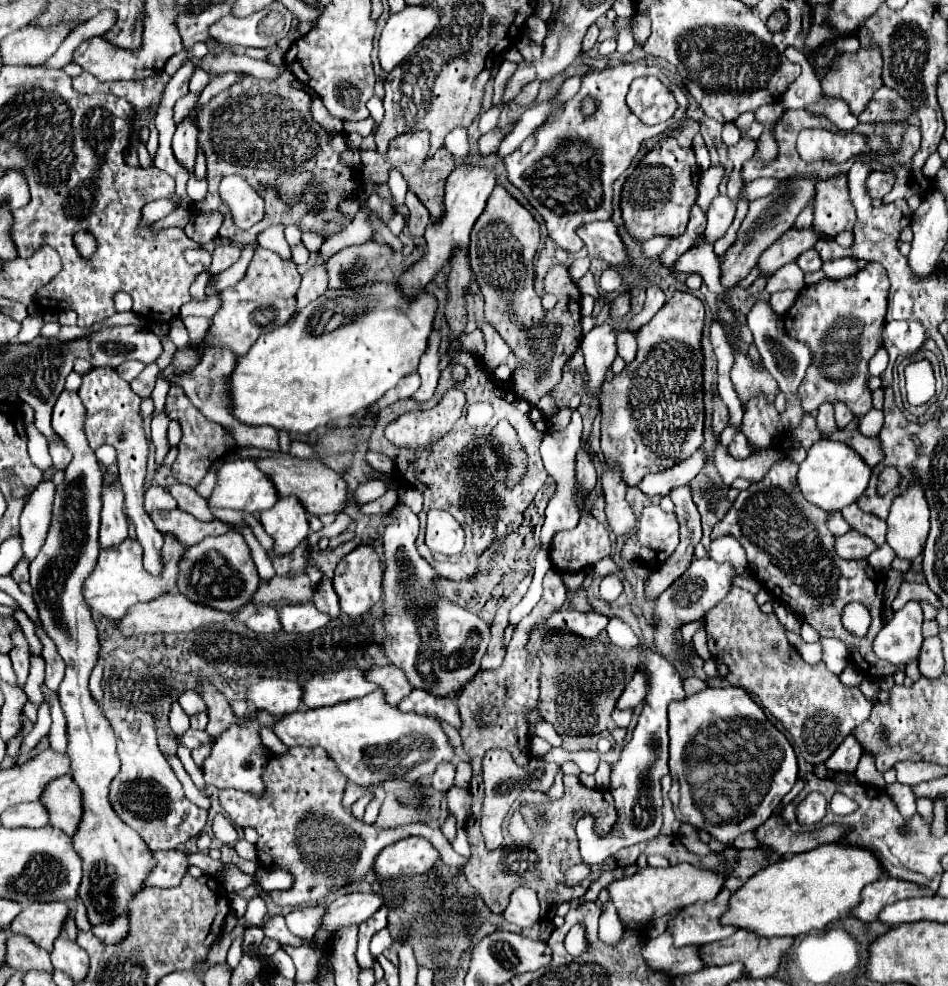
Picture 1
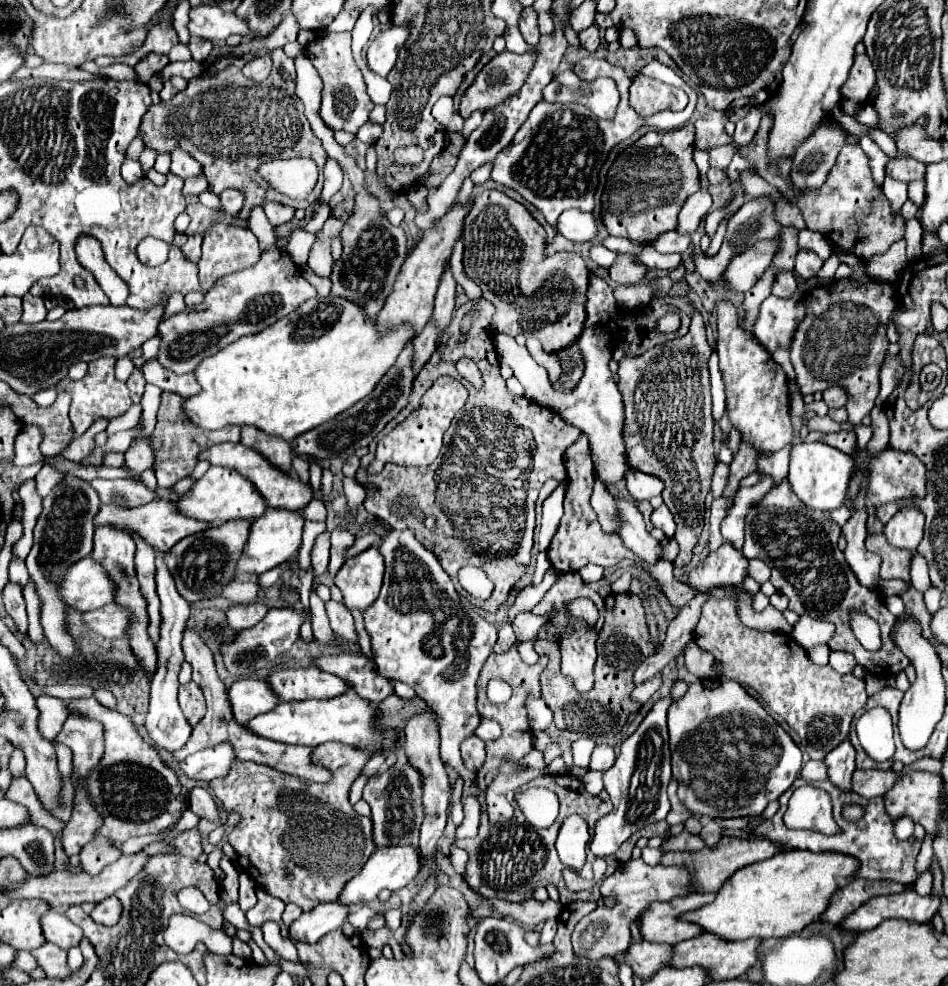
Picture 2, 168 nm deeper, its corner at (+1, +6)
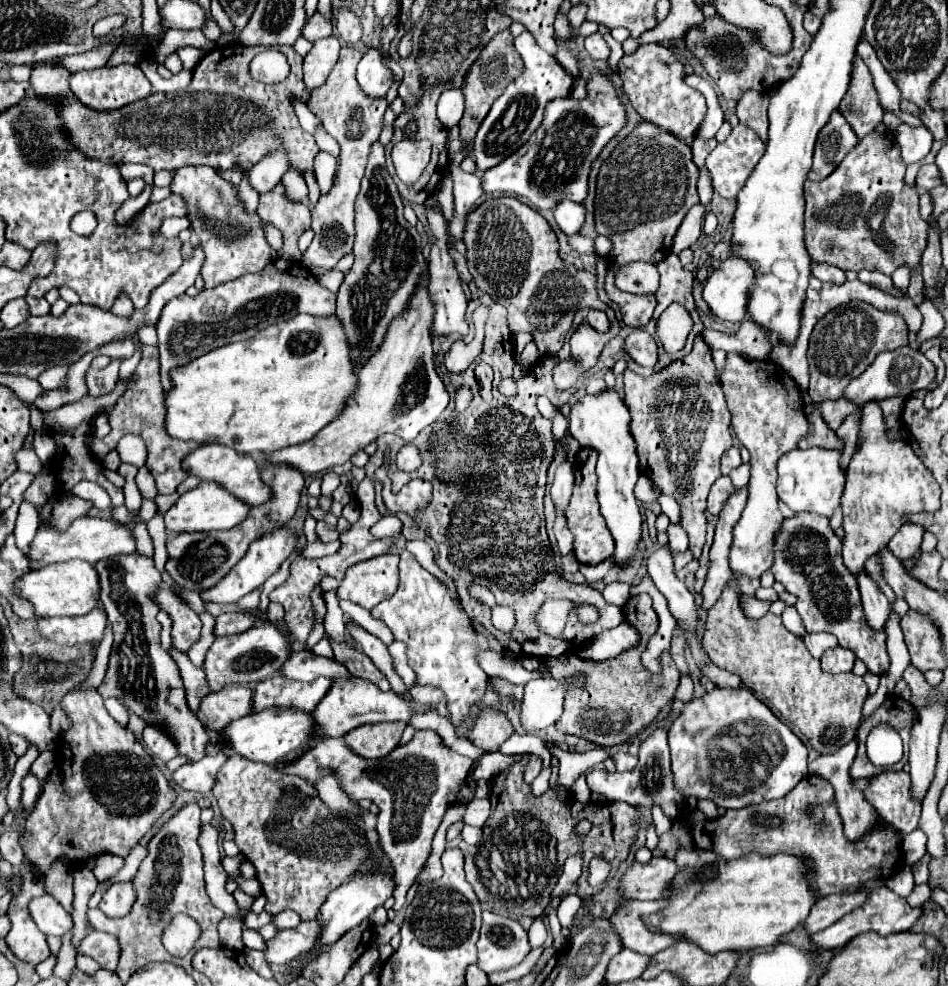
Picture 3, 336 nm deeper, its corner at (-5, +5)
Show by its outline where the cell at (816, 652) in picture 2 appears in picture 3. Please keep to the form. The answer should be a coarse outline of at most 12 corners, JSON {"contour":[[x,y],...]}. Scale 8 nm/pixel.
{"contour":[[807,634],[805,640],[817,660],[837,646],[833,634]]}

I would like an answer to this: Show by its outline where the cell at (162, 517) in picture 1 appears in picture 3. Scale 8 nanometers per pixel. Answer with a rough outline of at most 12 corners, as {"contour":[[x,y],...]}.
{"contour":[[79,518],[67,532],[43,526],[29,558],[95,564],[133,554],[127,524]]}

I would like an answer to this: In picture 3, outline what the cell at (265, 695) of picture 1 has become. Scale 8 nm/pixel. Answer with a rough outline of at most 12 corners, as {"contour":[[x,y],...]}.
{"contour":[[225,686],[201,702],[199,720],[213,732],[253,712],[253,690]]}

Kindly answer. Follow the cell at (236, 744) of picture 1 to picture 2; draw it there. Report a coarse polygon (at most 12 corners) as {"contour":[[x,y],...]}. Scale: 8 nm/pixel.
{"contour":[[215,745],[181,761],[187,777],[201,783],[225,777],[235,753]]}

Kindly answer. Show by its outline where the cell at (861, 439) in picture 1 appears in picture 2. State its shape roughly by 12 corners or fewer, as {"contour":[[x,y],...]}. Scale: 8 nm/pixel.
{"contour":[[811,431],[805,441],[821,441],[847,455],[855,451],[853,431],[817,433]]}

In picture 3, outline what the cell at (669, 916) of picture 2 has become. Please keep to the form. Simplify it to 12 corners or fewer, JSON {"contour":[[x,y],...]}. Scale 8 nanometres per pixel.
{"contour":[[633,900],[611,916],[623,946],[653,956],[683,940],[651,932],[643,918],[667,900]]}

